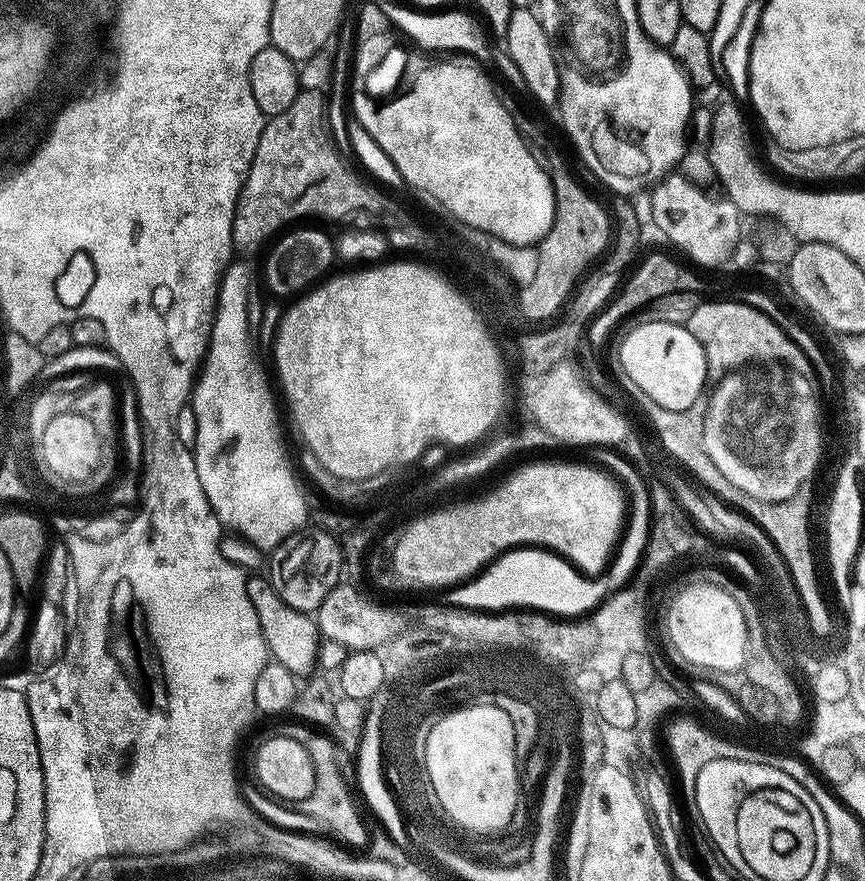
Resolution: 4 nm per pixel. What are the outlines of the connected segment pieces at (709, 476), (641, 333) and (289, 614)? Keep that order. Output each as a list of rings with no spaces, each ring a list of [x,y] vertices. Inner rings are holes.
[[[696,451],[696,456],[700,456],[700,460],[688,460],[689,473],[696,475],[695,483],[701,489],[707,490],[722,500],[724,504],[731,506],[737,512],[745,514],[753,523],[757,524],[772,539],[774,546],[780,551],[782,559],[784,559],[786,567],[788,567],[793,581],[797,584],[797,590],[800,591],[802,599],[808,604],[812,604],[812,612],[825,612],[829,608],[820,608],[820,601],[816,600],[816,593],[822,588],[812,588],[812,574],[818,570],[818,563],[812,557],[812,536],[808,533],[808,515],[812,512],[812,500],[807,496],[807,491],[801,490],[796,492],[791,504],[779,504],[778,506],[766,506],[761,504],[760,507],[746,503],[742,498],[738,497],[735,489],[731,486],[725,486],[724,479],[721,478],[716,469],[712,468],[712,464],[708,460],[704,460],[704,453]]]
[[[667,318],[630,327],[619,341],[620,362],[626,373],[638,382],[640,389],[646,390],[659,406],[664,406],[666,410],[682,411],[698,398],[700,392],[705,391],[704,379],[709,379],[710,373],[706,366],[706,354],[691,328],[672,322]]]
[[[263,575],[247,577],[246,594],[250,598],[250,606],[254,606],[254,614],[258,616],[258,626],[262,630],[269,657],[295,674],[311,673],[317,667],[317,650],[322,641],[315,619],[309,613],[298,612],[288,606],[272,588],[271,581]]]

